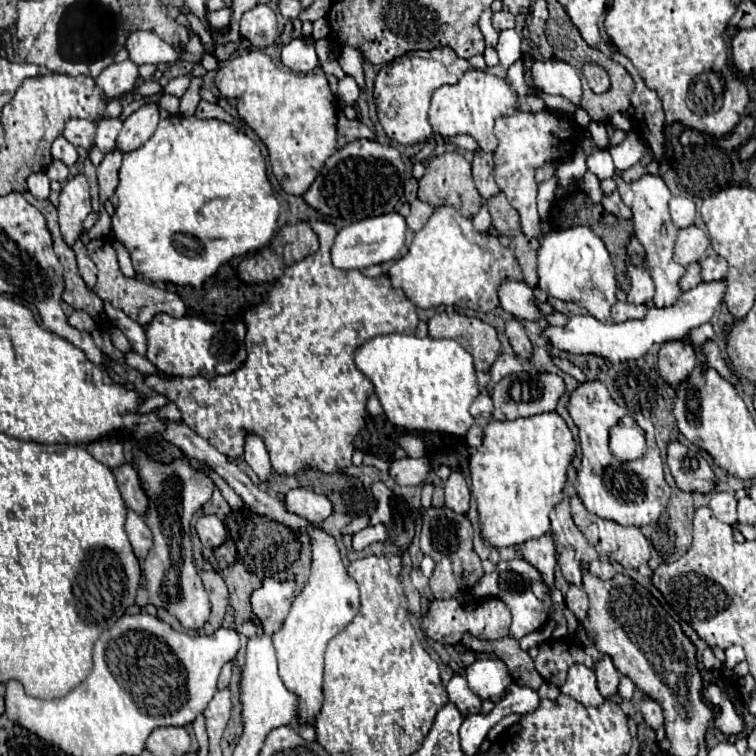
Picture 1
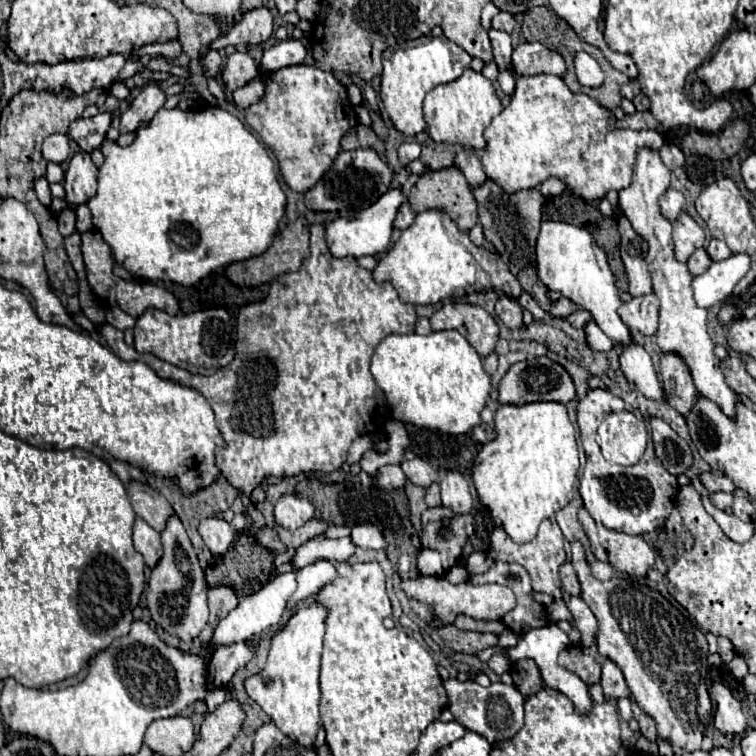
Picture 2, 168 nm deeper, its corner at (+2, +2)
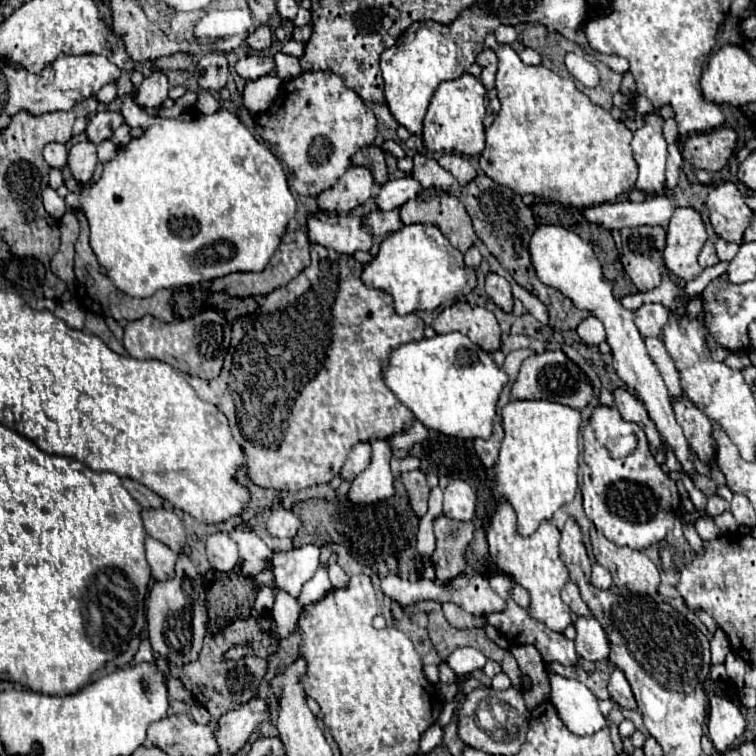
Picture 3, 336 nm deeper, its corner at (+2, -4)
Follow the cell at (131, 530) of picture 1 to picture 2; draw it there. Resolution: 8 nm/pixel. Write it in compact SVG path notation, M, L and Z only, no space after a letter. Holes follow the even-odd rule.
M136 518L134 522L134 548L144 556L146 564L154 568L158 560L162 558L162 542L160 532L150 528L142 518Z

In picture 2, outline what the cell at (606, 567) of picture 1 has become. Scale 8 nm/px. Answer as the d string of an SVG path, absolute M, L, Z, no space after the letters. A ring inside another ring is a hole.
M594 562L592 564L592 574L598 578L598 580L608 580L614 576L614 568L608 564L608 562Z

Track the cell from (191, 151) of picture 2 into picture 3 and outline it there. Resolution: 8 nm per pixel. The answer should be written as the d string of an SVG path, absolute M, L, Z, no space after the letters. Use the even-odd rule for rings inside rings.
M128 96L128 98L122 98L120 114L124 116L124 122L130 128L144 128L144 134L140 138L132 138L126 146L122 146L118 150L118 156L104 164L104 172L102 172L100 180L92 186L82 188L82 194L80 194L80 204L88 218L88 224L90 224L90 246L94 250L98 262L108 270L108 276L112 278L112 282L122 292L126 292L134 298L148 298L160 288L194 286L194 284L208 282L208 280L214 280L214 278L220 278L220 276L226 276L232 272L262 272L266 268L266 264L270 262L274 250L278 248L288 220L296 212L296 200L290 194L282 164L276 160L276 156L264 144L260 144L246 130L246 126L228 110L218 110L218 112L206 116L206 114L198 114L198 110L192 108L192 110L186 110L186 114L178 116L178 118L160 118L160 116L148 116L134 102L134 98Z

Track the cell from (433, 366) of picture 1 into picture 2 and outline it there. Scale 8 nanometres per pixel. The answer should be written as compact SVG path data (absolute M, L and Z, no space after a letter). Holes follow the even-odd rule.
M458 330L430 332L428 336L420 336L420 334L386 336L374 350L372 376L376 378L378 386L384 390L394 418L422 428L440 430L446 434L466 434L474 426L480 426L482 424L480 412L486 406L486 398L490 396L492 390L490 374L482 368L482 358Z

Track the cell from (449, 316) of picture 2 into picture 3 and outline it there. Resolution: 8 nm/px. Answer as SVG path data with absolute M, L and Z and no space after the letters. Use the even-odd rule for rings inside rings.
M458 302L454 306L444 308L432 322L436 334L448 334L458 330L466 334L474 344L482 346L488 354L500 348L500 326L494 314L482 306Z

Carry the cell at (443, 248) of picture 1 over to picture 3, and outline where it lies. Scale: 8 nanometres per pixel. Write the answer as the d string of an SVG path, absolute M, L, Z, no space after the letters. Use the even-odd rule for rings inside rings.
M410 224L388 236L380 246L378 256L364 266L364 274L362 274L362 282L368 288L384 290L394 298L394 308L398 314L436 310L438 306L451 303L471 292L476 286L476 278L478 278L476 270L464 266L464 254L454 246L450 246L450 240L440 232L438 226L430 226L430 224Z

